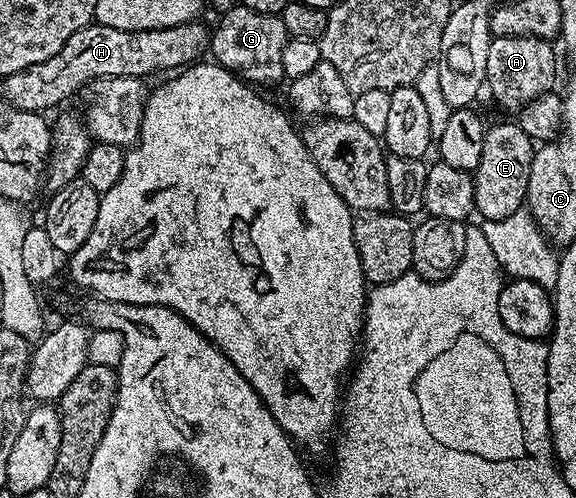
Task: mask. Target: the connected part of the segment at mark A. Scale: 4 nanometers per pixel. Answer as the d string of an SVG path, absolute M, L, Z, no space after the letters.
M534 36L491 38L488 65L485 67L486 85L500 106L514 113L520 111L528 101L534 101L539 95L555 88L558 65L554 48L551 42Z

